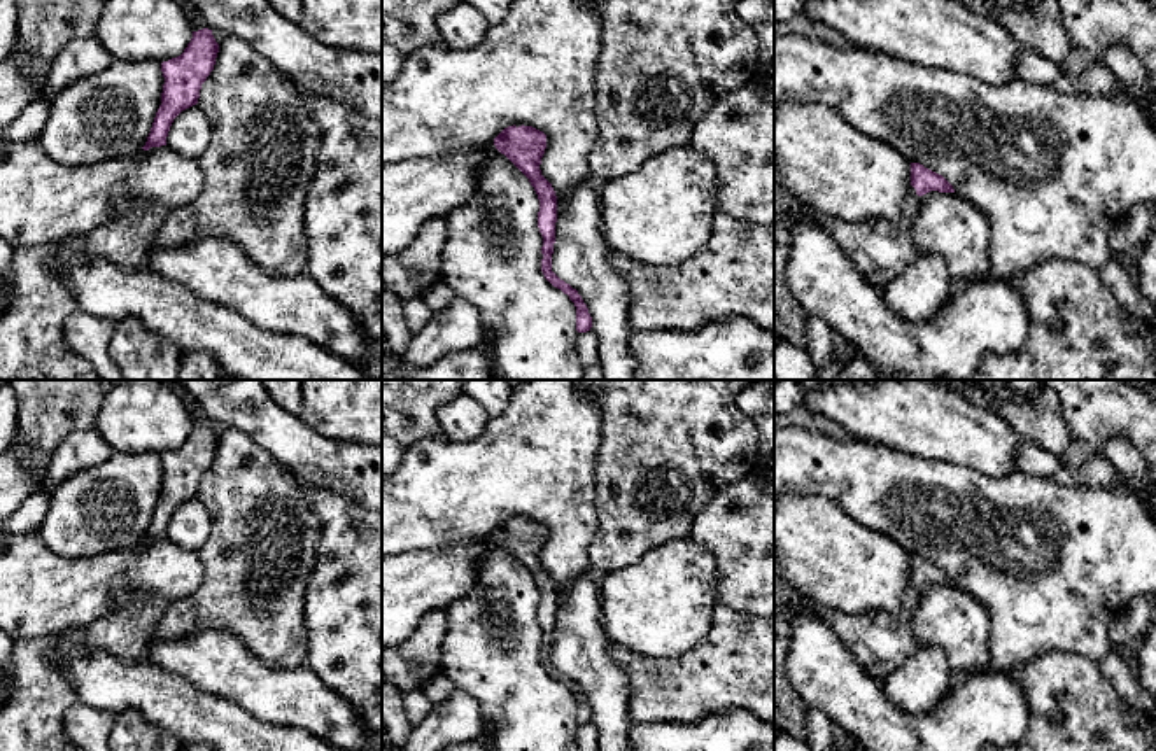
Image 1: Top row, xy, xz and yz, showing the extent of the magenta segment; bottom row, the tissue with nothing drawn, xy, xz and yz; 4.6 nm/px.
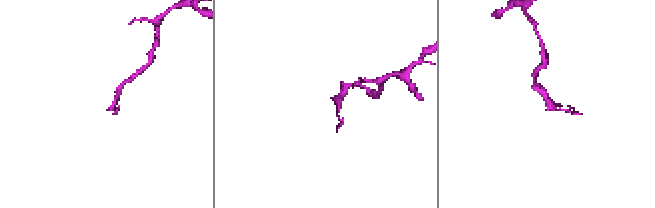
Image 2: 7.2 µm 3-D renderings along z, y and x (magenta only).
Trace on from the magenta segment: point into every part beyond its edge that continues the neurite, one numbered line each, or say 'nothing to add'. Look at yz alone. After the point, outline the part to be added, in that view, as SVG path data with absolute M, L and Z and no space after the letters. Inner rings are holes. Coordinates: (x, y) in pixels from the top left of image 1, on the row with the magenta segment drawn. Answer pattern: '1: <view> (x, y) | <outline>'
1: yz (880, 249) | M774 182L774 242L792 245L792 229L785 221L788 214L816 221L830 233L862 277L883 294L890 280L920 256L913 240L920 205L921 196L911 186L897 221L848 222L818 214Z

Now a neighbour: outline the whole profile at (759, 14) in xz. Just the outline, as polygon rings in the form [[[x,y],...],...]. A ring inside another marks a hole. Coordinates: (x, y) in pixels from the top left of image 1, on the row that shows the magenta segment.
[[[737,0],[736,12],[758,37],[762,74],[774,77],[774,0]]]

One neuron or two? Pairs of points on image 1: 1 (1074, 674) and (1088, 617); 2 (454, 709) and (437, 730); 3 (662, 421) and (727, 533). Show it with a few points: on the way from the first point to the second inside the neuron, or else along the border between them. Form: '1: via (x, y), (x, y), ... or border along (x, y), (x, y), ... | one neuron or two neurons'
1: border along (1037, 653), (1074, 652), (1097, 664) | two neurons
2: via (452, 715), (442, 725) | one neuron
3: border along (743, 477), (704, 506), (689, 536) | two neurons

